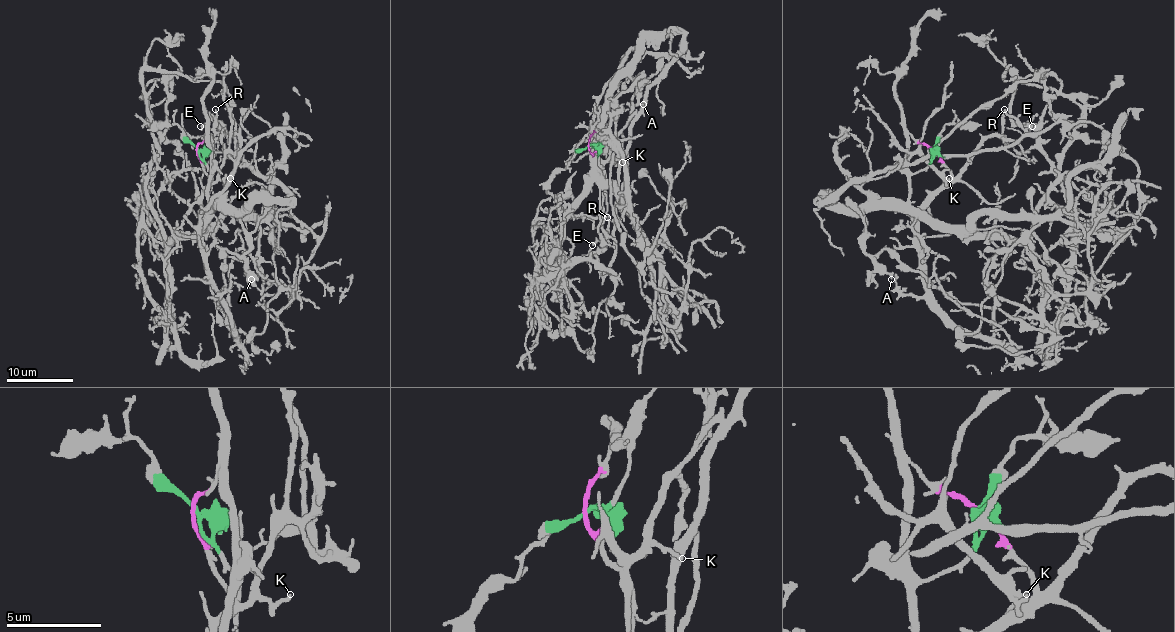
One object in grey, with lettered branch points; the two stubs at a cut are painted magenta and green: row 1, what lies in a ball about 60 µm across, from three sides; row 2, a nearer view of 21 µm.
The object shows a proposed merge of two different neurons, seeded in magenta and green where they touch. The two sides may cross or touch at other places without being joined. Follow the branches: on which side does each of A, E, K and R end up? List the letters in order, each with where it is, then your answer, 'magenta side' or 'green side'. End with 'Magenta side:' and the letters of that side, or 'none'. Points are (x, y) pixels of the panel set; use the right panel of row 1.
A: (891, 279) | green side
E: (1032, 126) | magenta side
K: (949, 178) | magenta side
R: (1004, 109) | magenta side
Magenta side: E, K, R

